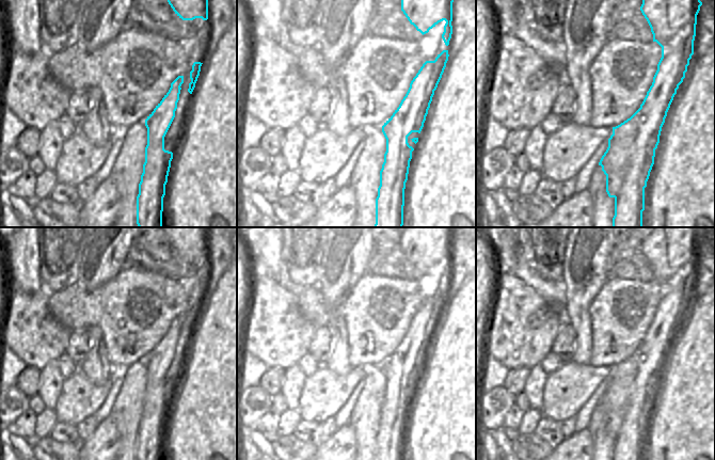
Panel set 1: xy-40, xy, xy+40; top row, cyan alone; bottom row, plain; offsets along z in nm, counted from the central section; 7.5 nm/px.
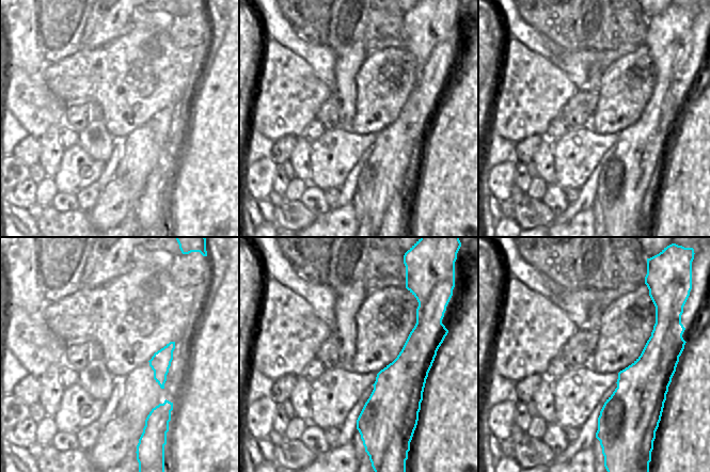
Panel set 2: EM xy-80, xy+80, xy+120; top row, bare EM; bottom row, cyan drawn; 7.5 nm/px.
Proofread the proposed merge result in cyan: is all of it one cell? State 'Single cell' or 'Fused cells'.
Fused cells

